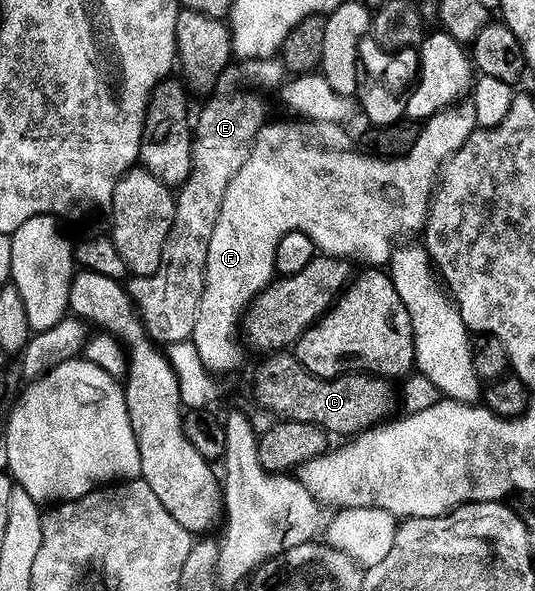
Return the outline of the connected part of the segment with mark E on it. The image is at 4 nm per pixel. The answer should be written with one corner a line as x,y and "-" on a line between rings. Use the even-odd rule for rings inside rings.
255,57
253,59
242,59
237,63
227,65
226,70
220,75
216,87
205,98
206,106
199,113
196,113
196,120
192,125
192,163
190,174
185,183
177,190
174,203
174,222
172,223
164,251
160,259
160,267
151,277
131,276
128,281
128,292
138,310
138,318
146,329
146,335
151,341
159,346
178,345
181,341
189,342
194,335
194,324
196,323
196,311
202,287
204,285
204,267
206,266
206,252
208,251
208,239
212,233
214,220
218,214
218,208
222,202
222,196
226,190
226,184
230,177
248,159
250,149
254,146
256,135
261,131
262,126
267,124
266,101
254,89
277,90
283,84
284,66
281,60
274,57

